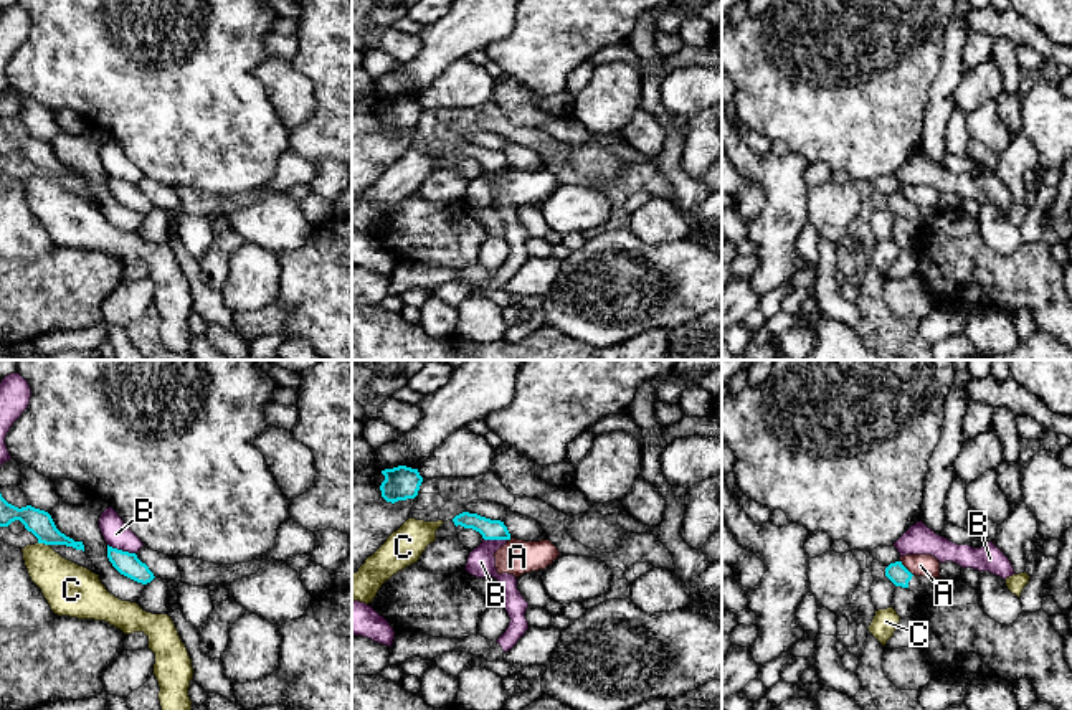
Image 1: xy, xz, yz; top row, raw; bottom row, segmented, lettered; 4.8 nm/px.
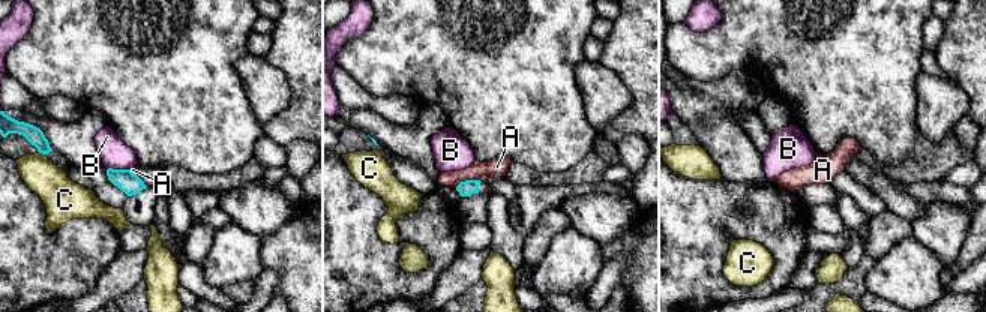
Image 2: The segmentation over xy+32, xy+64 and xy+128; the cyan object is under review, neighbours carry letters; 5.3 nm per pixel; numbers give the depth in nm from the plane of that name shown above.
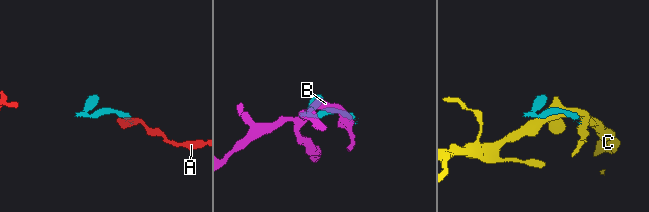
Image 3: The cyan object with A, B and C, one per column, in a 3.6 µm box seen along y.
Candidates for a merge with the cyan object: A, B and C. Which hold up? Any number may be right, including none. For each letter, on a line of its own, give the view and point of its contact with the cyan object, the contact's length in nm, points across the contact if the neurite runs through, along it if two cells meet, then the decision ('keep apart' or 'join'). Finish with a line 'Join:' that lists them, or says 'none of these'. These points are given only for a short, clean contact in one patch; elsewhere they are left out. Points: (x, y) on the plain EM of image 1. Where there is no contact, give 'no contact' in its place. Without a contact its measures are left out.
A: contact yz (905, 198); length 100 nm; border yz (901, 190), (912, 205); keep apart
B: contact xy (121, 180); length 140 nm; keep apart
C: contact xy (43, 172); length 60 nm; border xy (38, 172), (48, 175); keep apart
Join: none of these

